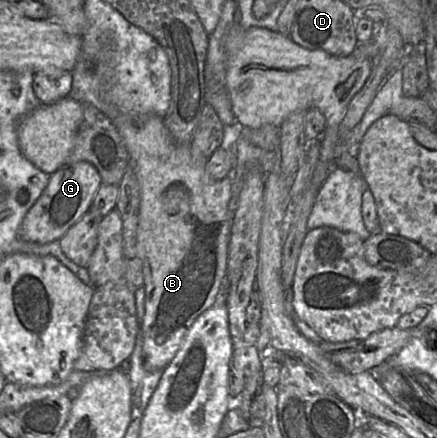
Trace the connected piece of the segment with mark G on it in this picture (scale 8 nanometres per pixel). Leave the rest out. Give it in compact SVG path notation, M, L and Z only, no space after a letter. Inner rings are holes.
M88 162L67 164L50 175L49 183L25 215L19 235L28 242L47 244L60 240L90 209L92 200L102 185L96 168Z

